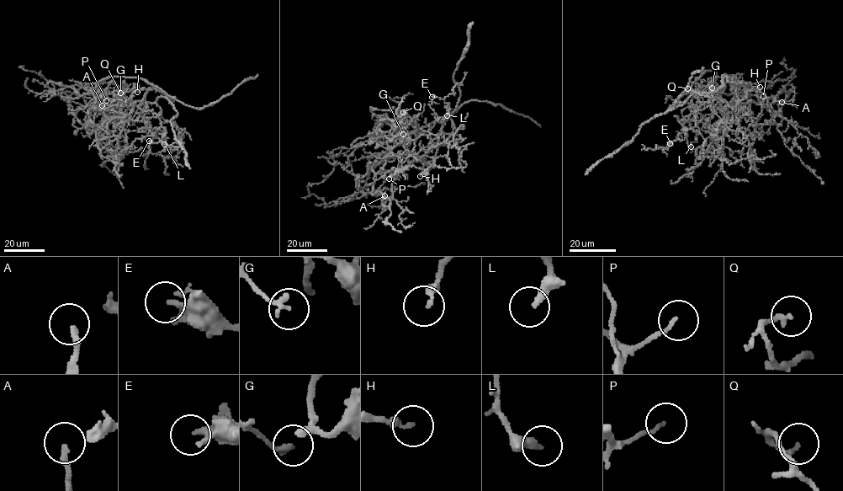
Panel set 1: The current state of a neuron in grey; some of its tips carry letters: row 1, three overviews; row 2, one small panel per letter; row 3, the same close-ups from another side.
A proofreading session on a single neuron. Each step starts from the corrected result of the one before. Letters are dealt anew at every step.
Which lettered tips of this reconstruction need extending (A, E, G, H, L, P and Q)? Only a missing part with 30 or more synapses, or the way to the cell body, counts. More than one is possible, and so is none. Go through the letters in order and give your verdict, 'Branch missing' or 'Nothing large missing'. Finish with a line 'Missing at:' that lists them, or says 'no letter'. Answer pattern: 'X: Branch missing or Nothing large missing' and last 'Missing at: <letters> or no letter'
A: Nothing large missing
E: Nothing large missing
G: Nothing large missing
H: Nothing large missing
L: Nothing large missing
P: Nothing large missing
Q: Nothing large missing
Missing at: no letter

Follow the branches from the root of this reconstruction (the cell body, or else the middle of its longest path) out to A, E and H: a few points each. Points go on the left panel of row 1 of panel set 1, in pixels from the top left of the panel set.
A: (98, 83), (95, 98), (108, 120), (99, 132), (87, 133), (85, 125), (90, 125), (102, 105)
E: (98, 83), (90, 89), (96, 98), (145, 101), (157, 115), (167, 132), (157, 142), (149, 141)
H: (98, 83), (95, 98), (110, 119), (127, 104), (139, 105), (146, 90), (141, 88), (137, 92)

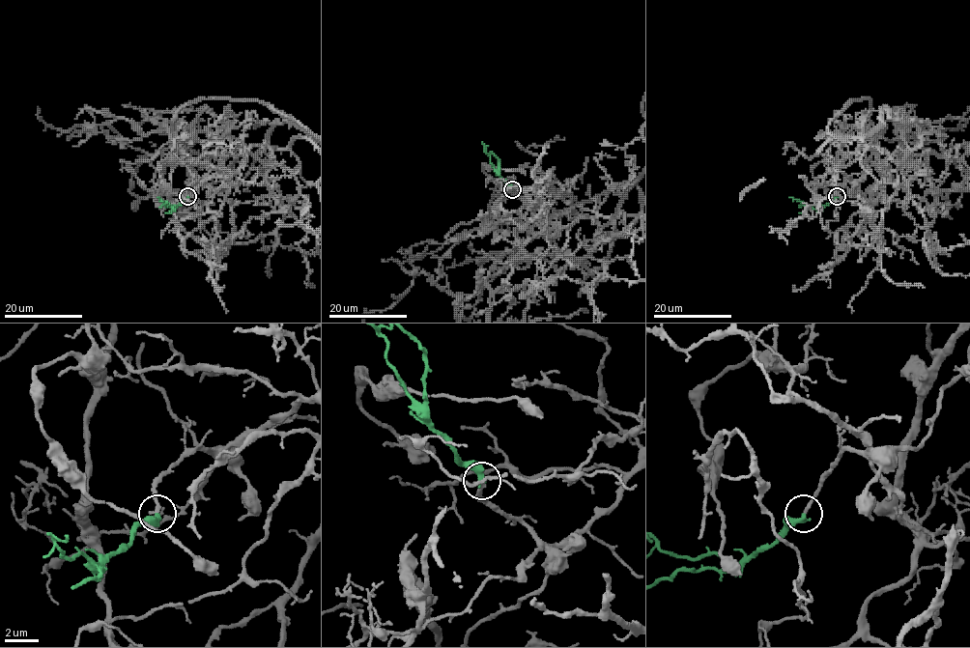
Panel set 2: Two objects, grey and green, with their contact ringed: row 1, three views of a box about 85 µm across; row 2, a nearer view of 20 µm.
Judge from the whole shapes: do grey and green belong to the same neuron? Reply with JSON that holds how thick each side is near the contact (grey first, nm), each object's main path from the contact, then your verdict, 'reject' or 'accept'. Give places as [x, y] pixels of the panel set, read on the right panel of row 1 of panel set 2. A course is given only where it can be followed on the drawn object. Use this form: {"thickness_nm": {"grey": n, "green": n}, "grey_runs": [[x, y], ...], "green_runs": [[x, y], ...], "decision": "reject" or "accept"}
{"thickness_nm": {"grey": 240, "green": 360}, "green_runs": [[837, 195], [824, 208], [809, 207], [789, 197]], "decision": "accept"}

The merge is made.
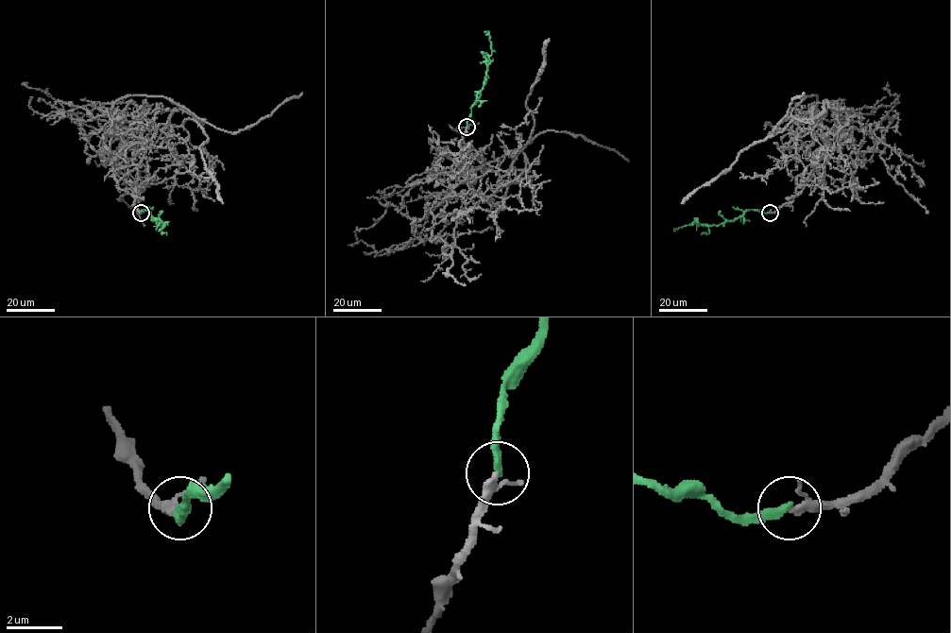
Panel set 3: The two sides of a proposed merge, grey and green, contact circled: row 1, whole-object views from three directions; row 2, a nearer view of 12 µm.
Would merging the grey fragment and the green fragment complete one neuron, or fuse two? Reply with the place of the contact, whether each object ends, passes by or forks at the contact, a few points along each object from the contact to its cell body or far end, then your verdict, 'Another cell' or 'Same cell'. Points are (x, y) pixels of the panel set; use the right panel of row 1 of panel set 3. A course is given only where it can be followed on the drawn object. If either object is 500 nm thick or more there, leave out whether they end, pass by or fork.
Place: (770, 213). At the ring grey passes by. At the ring green ends. Course of grey: (770, 212), (798, 194), (796, 178), (811, 162), (822, 121), (816, 95), (772, 129), (804, 92). Course of green: (770, 212), (747, 210), (738, 218), (717, 225), (692, 222), (674, 229), (674, 231). Same cell

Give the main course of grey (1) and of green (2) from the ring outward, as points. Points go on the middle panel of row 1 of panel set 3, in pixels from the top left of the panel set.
1: (467, 127), (461, 151), (441, 154), (438, 179), (438, 174), (495, 162), (549, 129), (582, 135), (629, 161)
2: (467, 127), (471, 107), (485, 81), (487, 60), (492, 53), (489, 32), (484, 32)

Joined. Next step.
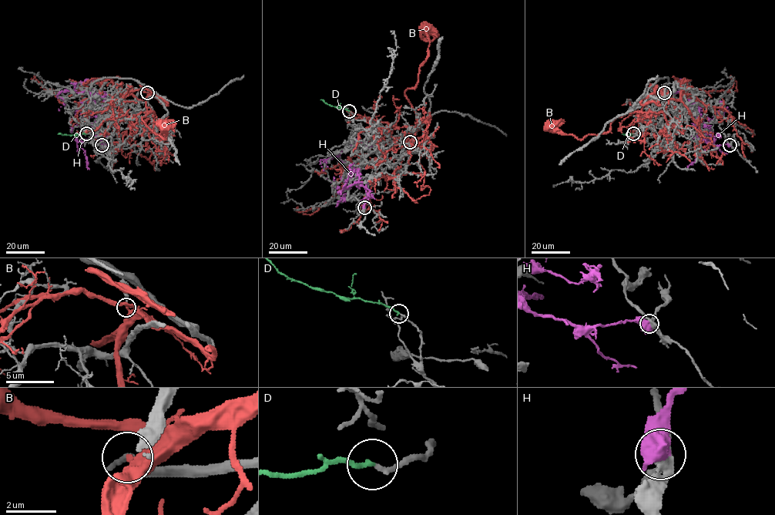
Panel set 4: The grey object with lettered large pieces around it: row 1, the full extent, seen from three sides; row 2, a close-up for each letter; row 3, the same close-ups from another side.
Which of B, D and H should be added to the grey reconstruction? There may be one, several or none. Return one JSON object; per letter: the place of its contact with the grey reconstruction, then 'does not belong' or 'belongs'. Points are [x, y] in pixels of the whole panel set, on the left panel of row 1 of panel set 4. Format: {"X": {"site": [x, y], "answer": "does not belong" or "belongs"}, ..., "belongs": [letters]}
{"B": {"site": [147, 92], "answer": "does not belong"}, "D": {"site": [86, 133], "answer": "belongs"}, "H": {"site": [102, 145], "answer": "does not belong"}, "belongs": ["D"]}

